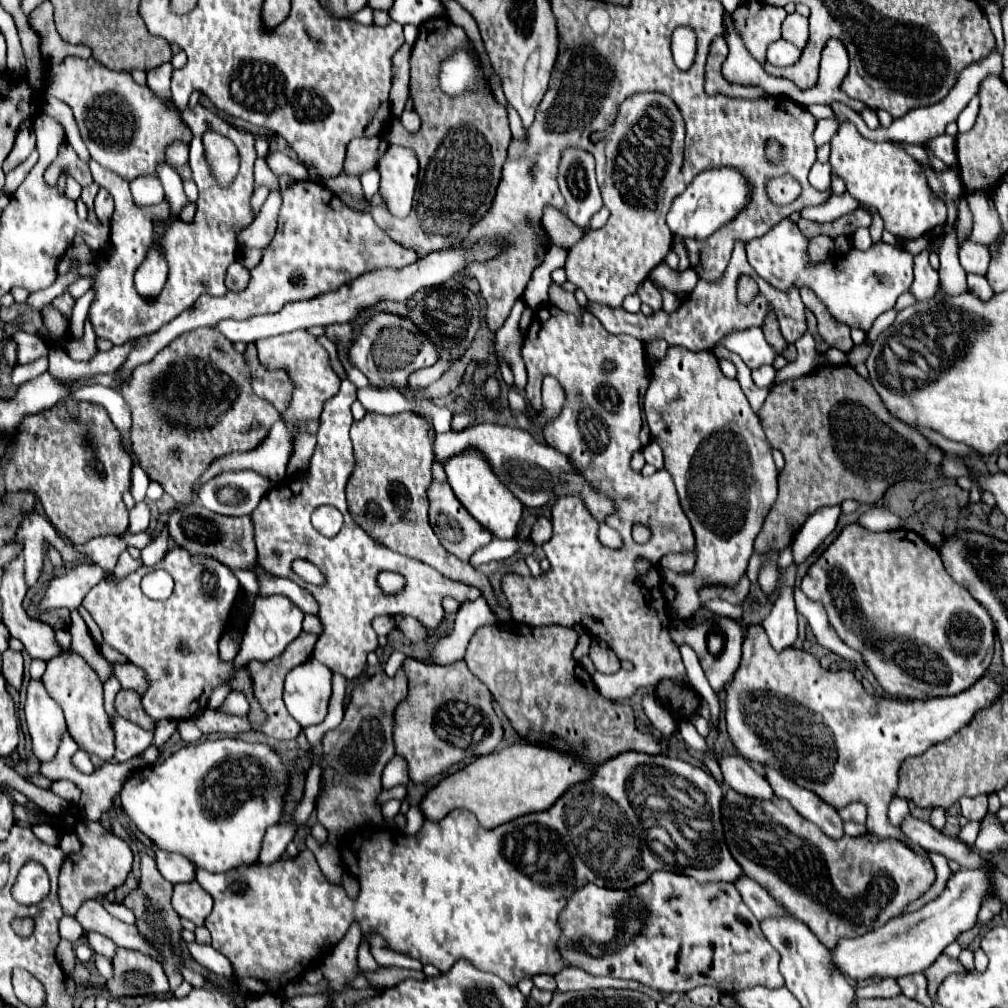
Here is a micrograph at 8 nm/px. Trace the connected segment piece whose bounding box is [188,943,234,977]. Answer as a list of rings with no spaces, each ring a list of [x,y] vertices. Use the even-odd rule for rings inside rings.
[[[188,943],[188,951],[190,951],[190,955],[192,955],[200,965],[204,965],[208,971],[216,973],[218,977],[222,977],[222,975],[228,977],[228,975],[234,973],[230,961],[228,961],[224,955],[220,955],[218,951],[214,951],[210,945]]]

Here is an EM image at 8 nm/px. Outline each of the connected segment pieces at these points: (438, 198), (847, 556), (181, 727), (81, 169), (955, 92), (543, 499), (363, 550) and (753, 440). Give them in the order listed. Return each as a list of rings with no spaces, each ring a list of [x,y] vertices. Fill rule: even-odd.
[[[434,17],[420,25],[416,47],[412,49],[412,57],[410,57],[410,89],[414,95],[414,109],[418,111],[418,115],[422,119],[422,127],[418,133],[398,133],[398,135],[388,133],[388,143],[412,149],[420,161],[420,173],[418,173],[412,211],[408,217],[396,219],[390,215],[390,211],[384,205],[374,207],[370,201],[366,201],[366,211],[372,215],[372,219],[378,223],[378,227],[382,231],[386,231],[396,243],[400,243],[408,249],[414,249],[420,257],[424,257],[432,251],[440,251],[448,245],[454,245],[458,235],[466,233],[466,229],[470,229],[470,225],[474,225],[476,221],[480,221],[484,217],[484,213],[490,209],[490,203],[494,199],[494,193],[496,193],[496,187],[498,187],[498,181],[502,175],[502,165],[506,159],[506,149],[512,139],[506,109],[504,109],[504,105],[500,105],[496,101],[496,97],[492,95],[490,89],[484,89],[484,87],[468,89],[458,97],[450,97],[440,89],[440,85],[438,85],[440,67],[438,65],[442,61],[446,61],[458,49],[470,51],[472,47],[470,47],[470,41],[466,39],[464,29],[450,23],[450,19]]]
[[[850,523],[808,569],[800,587],[806,597],[822,601],[838,637],[862,655],[866,667],[888,695],[906,699],[958,695],[982,679],[990,667],[996,635],[990,615],[948,575],[938,551],[916,531],[900,527],[894,531],[866,533],[858,523]]]
[[[192,719],[178,721],[177,730],[187,743],[196,743],[202,736],[202,732]]]
[[[64,141],[60,145],[58,159],[46,169],[46,181],[50,183],[50,186],[54,186],[61,175],[72,176],[82,187],[92,183],[92,175],[90,175],[88,163],[80,161],[80,157],[76,155],[68,141]]]
[[[994,47],[992,53],[990,53],[986,59],[980,59],[980,61],[972,63],[968,69],[964,69],[964,71],[958,75],[956,85],[950,89],[950,93],[948,93],[940,103],[928,105],[928,107],[920,107],[920,109],[912,109],[912,111],[906,113],[904,117],[894,119],[894,123],[890,125],[890,129],[869,129],[859,113],[842,103],[833,102],[830,104],[830,107],[835,112],[837,120],[840,123],[851,122],[866,139],[871,141],[884,141],[884,137],[890,137],[890,139],[896,139],[896,141],[906,141],[906,143],[924,147],[930,139],[942,135],[948,123],[952,123],[952,121],[958,119],[960,111],[962,111],[962,109],[968,105],[968,101],[976,95],[976,85],[980,85],[988,75],[1000,75],[1000,73],[1002,73],[1002,57],[1000,57],[1000,53],[998,53],[998,47]]]
[[[476,423],[464,431],[448,431],[442,435],[436,435],[434,445],[434,457],[440,463],[446,463],[450,457],[464,453],[468,449],[476,449],[492,467],[496,477],[524,503],[528,509],[540,509],[548,505],[556,495],[566,493],[580,493],[580,497],[586,501],[586,507],[602,519],[606,513],[614,511],[614,503],[608,497],[602,497],[602,493],[594,493],[582,477],[574,477],[574,467],[562,453],[556,449],[538,443],[528,431],[506,427],[506,425],[494,425],[494,423]]]
[[[344,379],[340,385],[340,391],[336,393],[334,399],[326,401],[324,411],[320,415],[322,425],[316,435],[318,443],[316,443],[316,449],[310,461],[310,471],[306,473],[306,477],[304,479],[286,477],[280,485],[274,487],[274,491],[270,491],[260,501],[258,509],[250,513],[250,519],[254,525],[254,543],[258,549],[258,565],[272,575],[294,579],[300,587],[308,589],[316,597],[320,605],[318,619],[322,623],[322,635],[318,637],[312,657],[318,661],[324,661],[334,673],[340,673],[346,679],[360,677],[366,665],[366,655],[370,651],[376,651],[378,647],[376,633],[370,625],[374,617],[410,613],[410,617],[418,619],[426,629],[438,629],[444,619],[444,611],[442,611],[444,597],[454,597],[456,601],[462,603],[464,599],[474,601],[476,597],[482,595],[478,587],[452,581],[420,561],[414,561],[406,555],[398,555],[386,547],[376,545],[376,541],[372,541],[352,521],[344,499],[344,487],[354,469],[352,445],[348,435],[352,425],[350,405],[354,401],[356,401],[356,387],[348,379]],[[320,505],[334,505],[340,513],[344,513],[344,525],[340,533],[332,539],[320,535],[310,523],[312,511]],[[296,559],[306,559],[314,563],[326,577],[326,583],[318,587],[300,579],[292,571],[292,561]],[[384,569],[402,573],[406,577],[408,585],[400,595],[384,595],[376,585],[376,575]]]
[[[670,347],[666,357],[662,361],[658,361],[658,365],[652,369],[652,379],[650,379],[650,385],[648,385],[648,391],[644,395],[644,413],[646,413],[646,423],[650,427],[650,437],[660,445],[662,453],[664,453],[664,469],[672,475],[674,483],[676,483],[676,489],[678,489],[678,497],[680,497],[680,505],[686,513],[686,517],[690,519],[692,523],[692,529],[694,529],[694,536],[696,547],[696,569],[692,575],[680,575],[671,569],[661,567],[660,571],[664,580],[671,585],[674,585],[676,589],[676,599],[672,601],[672,619],[686,619],[690,615],[694,615],[698,609],[700,609],[700,597],[698,597],[698,591],[702,587],[734,587],[742,575],[746,575],[746,569],[748,569],[748,561],[754,553],[754,539],[758,537],[762,525],[764,525],[764,517],[766,513],[770,511],[770,505],[774,503],[776,499],[776,493],[778,493],[778,487],[776,487],[776,467],[774,467],[774,461],[772,461],[772,447],[770,443],[766,441],[766,435],[762,433],[762,427],[760,427],[760,419],[758,415],[750,409],[750,403],[746,399],[746,395],[742,393],[738,381],[734,379],[728,379],[722,375],[720,367],[714,363],[716,357],[712,351],[702,351],[702,353],[690,353],[688,349],[678,349],[678,347]]]

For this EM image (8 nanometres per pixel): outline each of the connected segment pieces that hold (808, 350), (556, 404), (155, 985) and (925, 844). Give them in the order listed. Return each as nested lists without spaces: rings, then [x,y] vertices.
[[[806,333],[802,339],[798,339],[798,341],[794,343],[794,347],[796,347],[796,351],[798,351],[798,359],[796,359],[794,363],[790,363],[788,367],[780,369],[778,375],[776,375],[776,379],[774,379],[774,383],[782,383],[782,381],[786,381],[786,379],[800,377],[800,375],[804,375],[804,373],[812,367],[814,359],[816,359],[816,355],[818,355],[816,349],[814,349],[814,339],[812,339],[812,335]]]
[[[554,377],[544,379],[544,383],[542,383],[542,401],[544,401],[544,413],[536,417],[540,427],[544,423],[548,423],[552,417],[556,417],[558,411],[562,409],[562,405],[564,405],[564,391]]]
[[[118,949],[118,957],[114,957],[114,979],[106,985],[112,997],[168,993],[168,979],[162,965],[130,949]]]
[[[906,815],[900,829],[902,829],[902,833],[906,833],[906,837],[912,843],[920,845],[922,849],[942,853],[946,859],[954,859],[962,867],[982,867],[982,865],[986,865],[984,859],[978,853],[970,853],[966,845],[954,841],[952,837],[942,835],[940,831],[932,829],[930,823],[920,821],[920,819],[912,817],[912,815]]]

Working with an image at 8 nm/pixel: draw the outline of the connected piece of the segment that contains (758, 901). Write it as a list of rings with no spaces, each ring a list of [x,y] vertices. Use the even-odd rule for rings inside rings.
[[[740,875],[734,883],[734,887],[738,889],[742,901],[748,905],[748,909],[762,921],[762,917],[770,917],[770,913],[778,913],[778,903],[774,901],[774,897],[770,897],[770,893],[766,893],[766,889],[762,889],[756,881],[750,881],[746,875]]]

